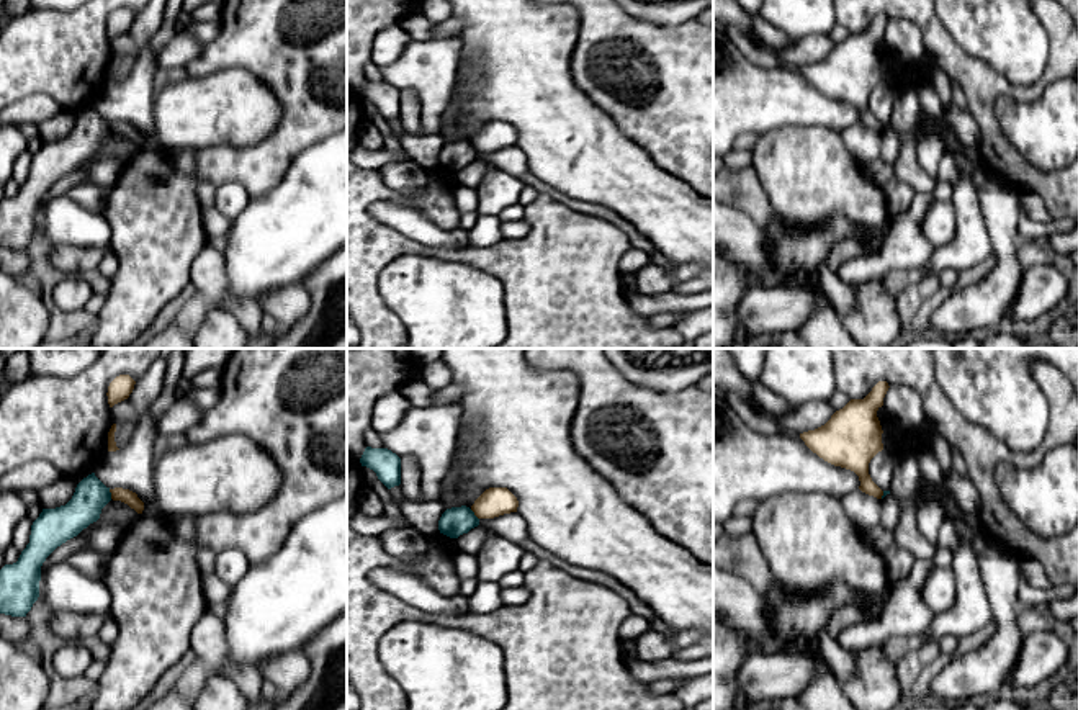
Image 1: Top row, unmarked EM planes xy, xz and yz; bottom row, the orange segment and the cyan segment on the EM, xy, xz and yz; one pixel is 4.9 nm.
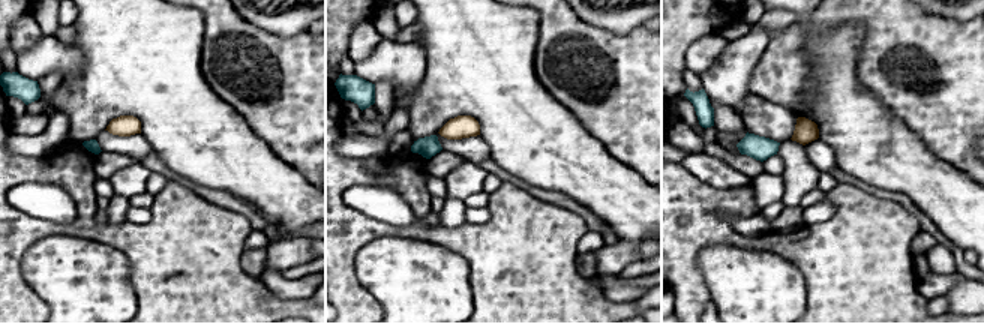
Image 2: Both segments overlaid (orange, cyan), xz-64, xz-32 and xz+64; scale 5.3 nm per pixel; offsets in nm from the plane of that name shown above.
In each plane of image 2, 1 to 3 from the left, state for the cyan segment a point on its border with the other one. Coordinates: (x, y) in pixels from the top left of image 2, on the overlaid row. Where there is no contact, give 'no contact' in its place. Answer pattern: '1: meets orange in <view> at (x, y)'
1: no contact
2: no contact
3: no contact

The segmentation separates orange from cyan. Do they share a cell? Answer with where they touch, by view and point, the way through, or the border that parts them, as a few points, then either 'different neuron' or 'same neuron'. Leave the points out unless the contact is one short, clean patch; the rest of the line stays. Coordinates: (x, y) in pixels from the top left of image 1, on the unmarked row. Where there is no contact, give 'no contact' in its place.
contact xz (475, 148); border xz (470, 143), (478, 152); different neuron

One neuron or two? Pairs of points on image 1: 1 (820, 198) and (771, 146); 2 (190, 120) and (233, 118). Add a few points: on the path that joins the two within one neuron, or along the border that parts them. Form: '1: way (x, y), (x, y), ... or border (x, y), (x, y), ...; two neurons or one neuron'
1: way (807, 185), (784, 159); one neuron
2: way (200, 118), (223, 118); one neuron

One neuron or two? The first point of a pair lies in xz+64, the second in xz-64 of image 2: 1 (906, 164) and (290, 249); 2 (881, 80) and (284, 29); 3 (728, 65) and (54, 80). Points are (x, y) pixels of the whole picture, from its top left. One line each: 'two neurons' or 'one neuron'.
1: two neurons
2: two neurons
3: two neurons

